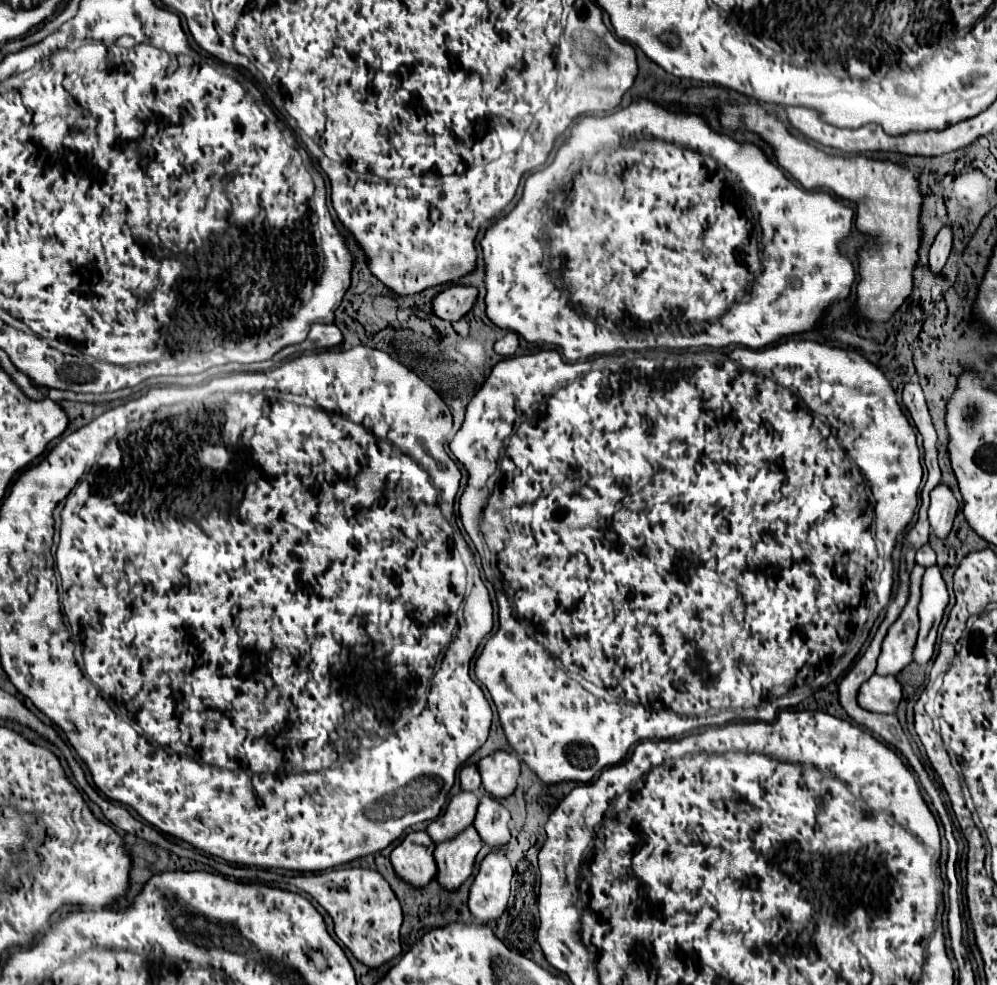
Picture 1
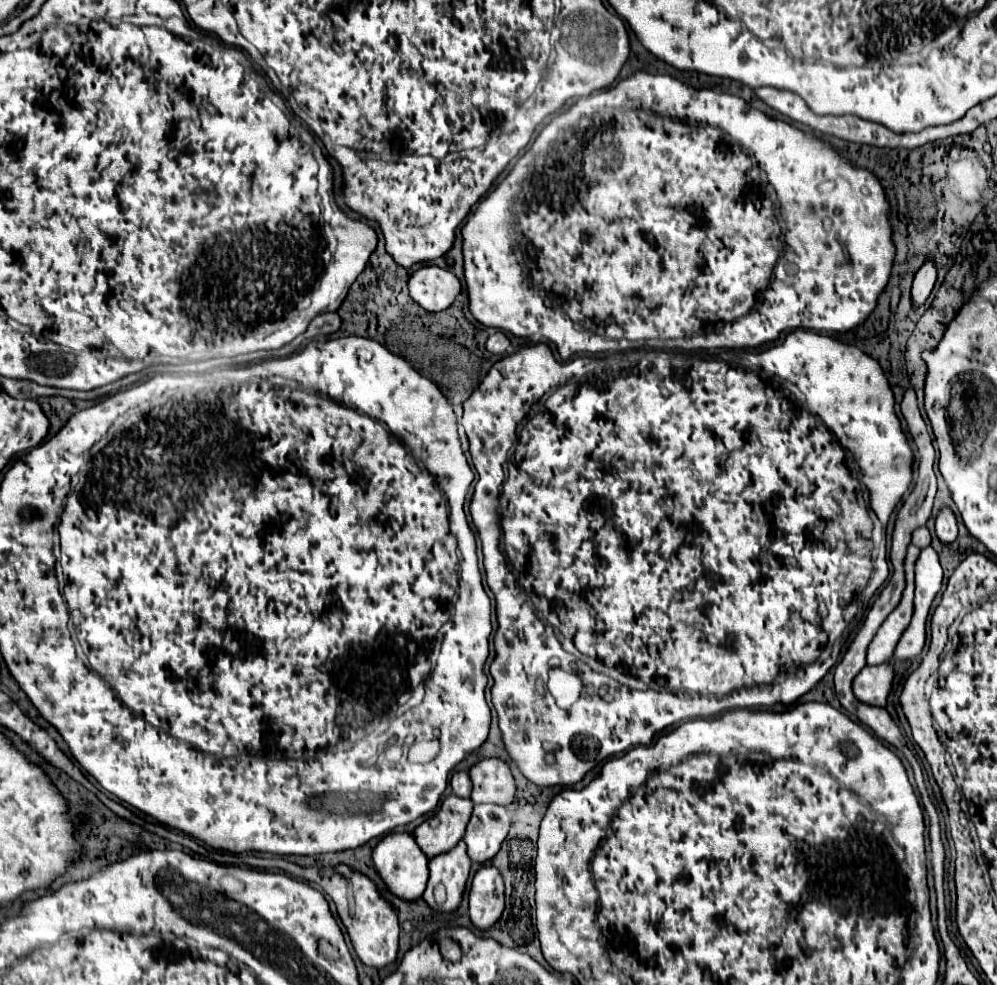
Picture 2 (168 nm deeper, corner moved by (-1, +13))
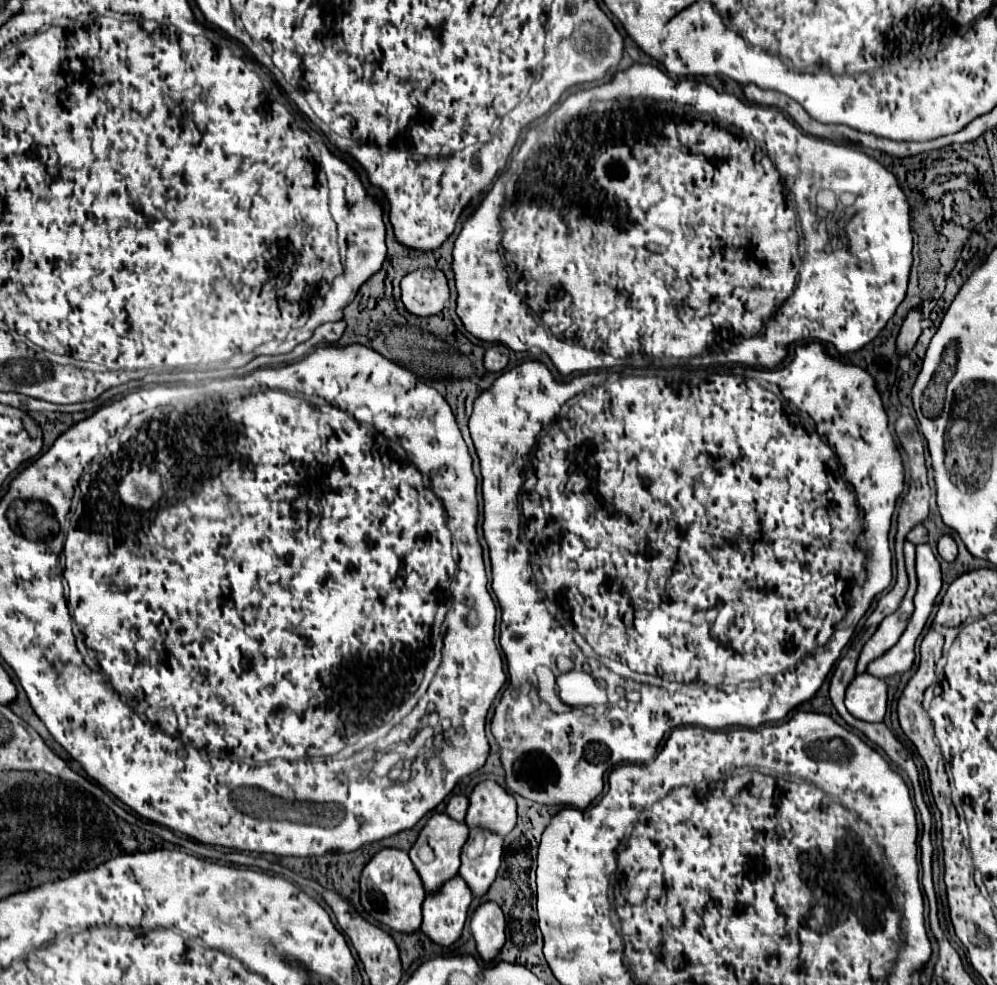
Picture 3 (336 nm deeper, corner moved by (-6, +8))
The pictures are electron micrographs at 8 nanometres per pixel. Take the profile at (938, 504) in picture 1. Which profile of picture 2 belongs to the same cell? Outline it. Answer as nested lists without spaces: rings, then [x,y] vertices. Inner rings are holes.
[[[941,509],[935,519],[935,533],[941,543],[949,545],[957,539],[957,519],[951,509]]]

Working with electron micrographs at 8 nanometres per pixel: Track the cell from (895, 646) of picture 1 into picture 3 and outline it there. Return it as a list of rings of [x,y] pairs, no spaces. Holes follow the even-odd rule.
[[[908,540],[904,542],[904,556],[906,556],[906,570],[908,570],[908,578],[910,578],[908,592],[906,592],[900,608],[892,616],[888,616],[886,622],[882,622],[878,626],[876,634],[864,644],[862,654],[858,658],[858,666],[856,666],[858,674],[862,674],[872,660],[876,660],[882,654],[886,654],[886,650],[890,650],[898,642],[898,638],[906,630],[908,620],[910,620],[910,616],[914,612],[912,598],[916,594],[916,570],[914,570],[914,564],[916,564],[916,546],[912,542],[908,542]]]

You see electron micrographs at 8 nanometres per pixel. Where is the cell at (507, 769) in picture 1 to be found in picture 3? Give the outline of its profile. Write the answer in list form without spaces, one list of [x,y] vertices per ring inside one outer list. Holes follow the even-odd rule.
[[[484,780],[476,784],[470,794],[470,808],[466,814],[470,828],[482,826],[490,832],[506,836],[516,826],[516,800],[498,782]]]

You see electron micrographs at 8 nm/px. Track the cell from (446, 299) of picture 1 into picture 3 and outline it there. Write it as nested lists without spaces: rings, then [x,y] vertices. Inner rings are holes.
[[[422,268],[402,280],[402,302],[416,316],[440,314],[450,298],[448,280],[442,270]]]

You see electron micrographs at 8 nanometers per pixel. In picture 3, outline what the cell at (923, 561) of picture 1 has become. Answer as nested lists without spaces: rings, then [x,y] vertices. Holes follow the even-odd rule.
[[[922,524],[914,526],[914,528],[910,530],[910,534],[908,534],[908,540],[914,542],[914,544],[926,544],[926,542],[928,542],[928,530],[926,530]]]

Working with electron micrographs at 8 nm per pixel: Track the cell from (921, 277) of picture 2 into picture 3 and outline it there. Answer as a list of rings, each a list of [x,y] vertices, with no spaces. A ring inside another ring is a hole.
[[[916,306],[916,308],[912,308],[908,312],[908,316],[906,316],[904,324],[902,324],[902,330],[898,334],[898,342],[896,342],[898,352],[906,354],[914,346],[914,342],[918,340],[920,332],[922,332],[922,308]]]

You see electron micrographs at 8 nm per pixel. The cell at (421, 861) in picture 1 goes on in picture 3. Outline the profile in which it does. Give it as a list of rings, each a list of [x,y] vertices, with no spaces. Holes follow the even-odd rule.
[[[382,848],[372,856],[360,878],[360,898],[366,912],[392,930],[414,932],[422,924],[422,902],[426,898],[426,890],[418,878],[418,870],[414,870],[414,864],[404,850]]]

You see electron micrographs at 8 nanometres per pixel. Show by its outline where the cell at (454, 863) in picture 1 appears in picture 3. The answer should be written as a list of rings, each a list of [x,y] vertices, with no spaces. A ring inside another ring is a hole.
[[[456,874],[438,890],[438,894],[428,894],[422,906],[422,932],[440,946],[454,944],[464,928],[468,908],[472,902],[470,886]]]

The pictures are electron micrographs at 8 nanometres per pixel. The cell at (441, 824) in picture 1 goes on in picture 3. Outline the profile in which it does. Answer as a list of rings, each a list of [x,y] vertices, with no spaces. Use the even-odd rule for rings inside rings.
[[[436,812],[430,820],[428,820],[428,824],[422,828],[422,832],[420,832],[420,836],[418,836],[418,840],[416,840],[416,844],[410,848],[410,860],[414,862],[414,866],[416,866],[416,870],[418,870],[418,874],[420,874],[420,878],[422,878],[422,882],[424,882],[424,888],[426,888],[426,892],[434,892],[434,890],[438,890],[448,878],[452,878],[452,876],[456,876],[456,872],[458,872],[458,868],[460,868],[460,852],[462,852],[462,846],[466,844],[466,838],[468,838],[468,826],[464,824],[464,822],[454,822],[454,818],[450,818],[446,812]],[[428,840],[428,844],[430,844],[430,848],[434,850],[434,858],[430,860],[430,862],[422,862],[420,858],[418,858],[418,848],[424,844]]]

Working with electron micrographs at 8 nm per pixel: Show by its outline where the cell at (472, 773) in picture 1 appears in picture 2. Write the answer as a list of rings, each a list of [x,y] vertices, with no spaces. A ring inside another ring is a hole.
[[[455,773],[451,777],[451,789],[453,789],[453,795],[457,795],[457,797],[469,797],[469,793],[471,793],[469,775],[467,773]]]

